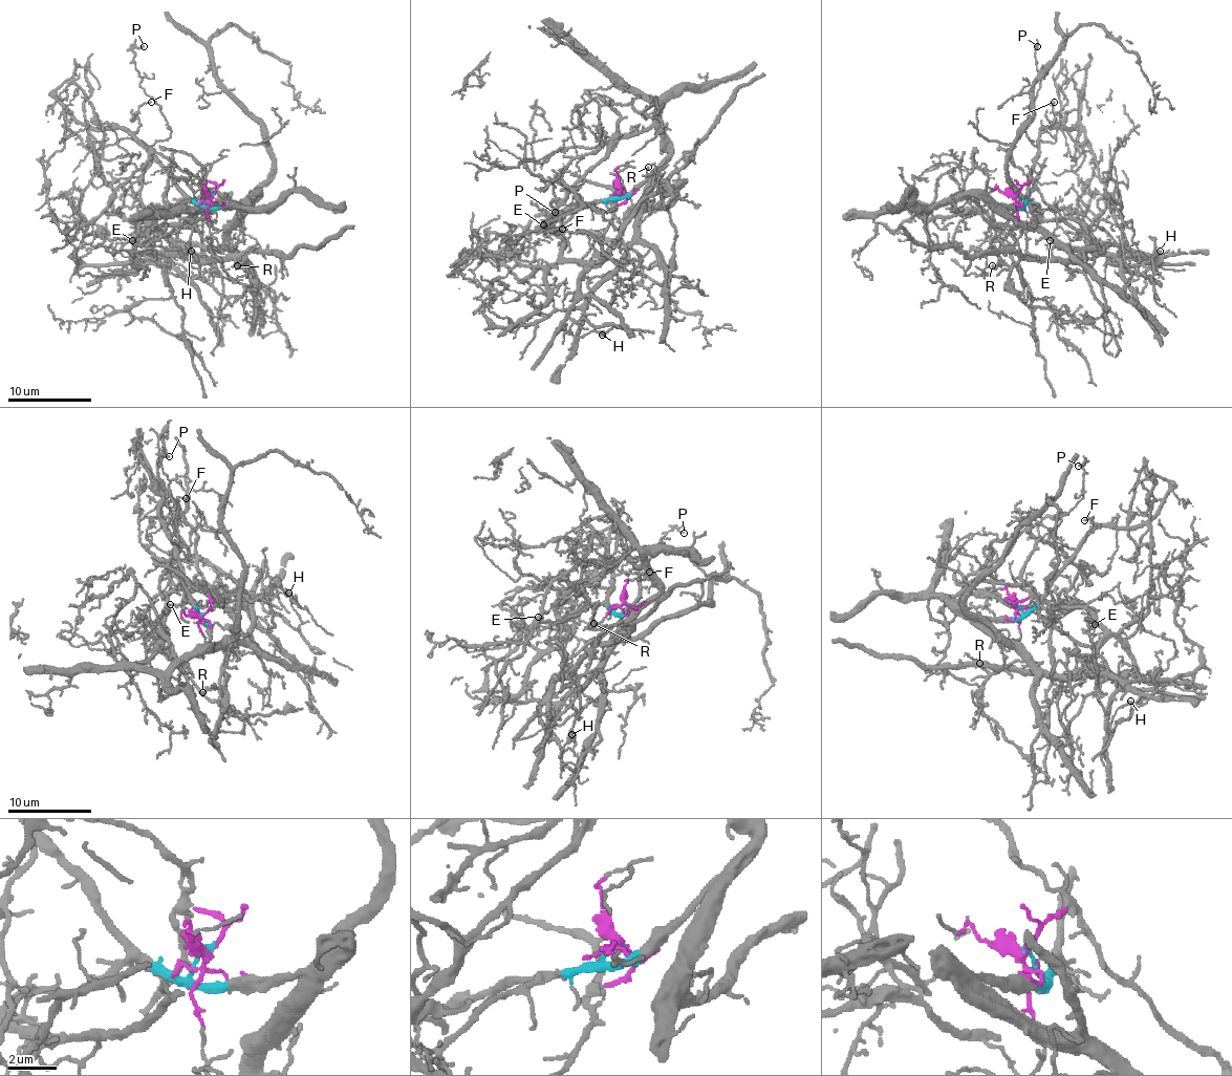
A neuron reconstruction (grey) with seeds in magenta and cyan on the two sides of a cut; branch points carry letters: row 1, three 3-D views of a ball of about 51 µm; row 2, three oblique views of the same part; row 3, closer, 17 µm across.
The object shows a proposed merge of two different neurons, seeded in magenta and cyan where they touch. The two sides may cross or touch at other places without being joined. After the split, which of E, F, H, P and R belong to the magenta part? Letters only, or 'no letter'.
H, R

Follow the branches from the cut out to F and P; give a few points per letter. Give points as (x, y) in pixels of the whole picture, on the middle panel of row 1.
F: (622, 191), (613, 197), (582, 203), (563, 212), (548, 212), (546, 218), (550, 227), (546, 229), (561, 229)
P: (622, 191), (613, 197), (559, 212), (582, 199), (569, 203), (553, 216), (542, 210), (555, 212)

